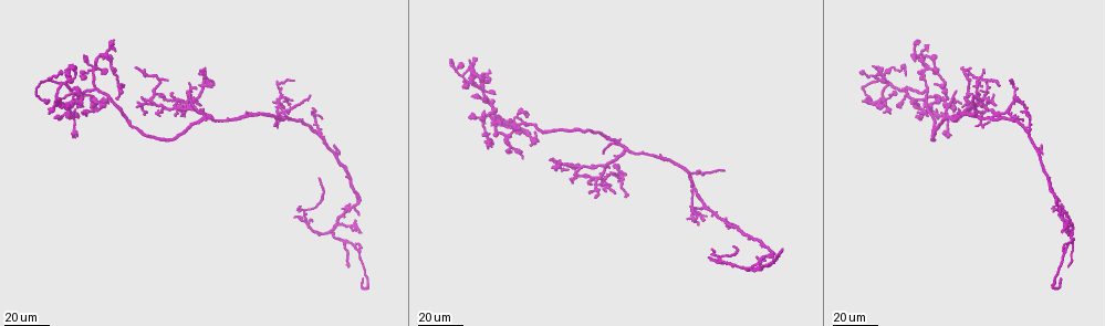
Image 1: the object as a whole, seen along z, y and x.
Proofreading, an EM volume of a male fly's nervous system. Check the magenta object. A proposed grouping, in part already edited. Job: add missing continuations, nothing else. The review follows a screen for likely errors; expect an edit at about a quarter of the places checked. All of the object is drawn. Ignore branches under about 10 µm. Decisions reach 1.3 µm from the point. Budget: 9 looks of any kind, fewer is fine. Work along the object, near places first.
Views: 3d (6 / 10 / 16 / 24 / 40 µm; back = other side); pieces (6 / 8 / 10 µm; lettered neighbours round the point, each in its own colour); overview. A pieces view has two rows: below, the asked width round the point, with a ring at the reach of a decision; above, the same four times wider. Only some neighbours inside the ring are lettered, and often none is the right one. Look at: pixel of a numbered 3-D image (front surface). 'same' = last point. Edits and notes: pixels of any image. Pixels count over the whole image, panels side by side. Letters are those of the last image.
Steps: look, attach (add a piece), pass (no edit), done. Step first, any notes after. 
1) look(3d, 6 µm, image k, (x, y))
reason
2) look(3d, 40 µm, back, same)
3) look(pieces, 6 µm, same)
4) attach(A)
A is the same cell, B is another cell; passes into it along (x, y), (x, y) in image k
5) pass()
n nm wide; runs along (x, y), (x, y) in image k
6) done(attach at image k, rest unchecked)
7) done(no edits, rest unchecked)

look(3d, 24 µm, image 1, (983, 112))
branch stops here

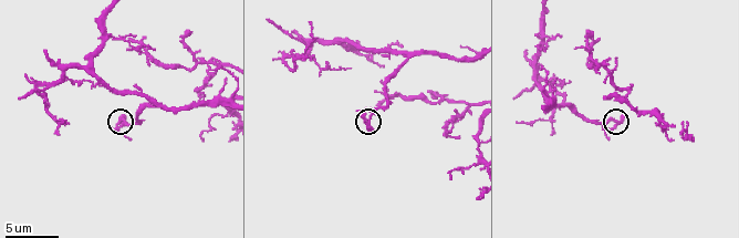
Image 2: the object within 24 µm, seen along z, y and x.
look(pieces, 10 µm, image 2, (624, 116))

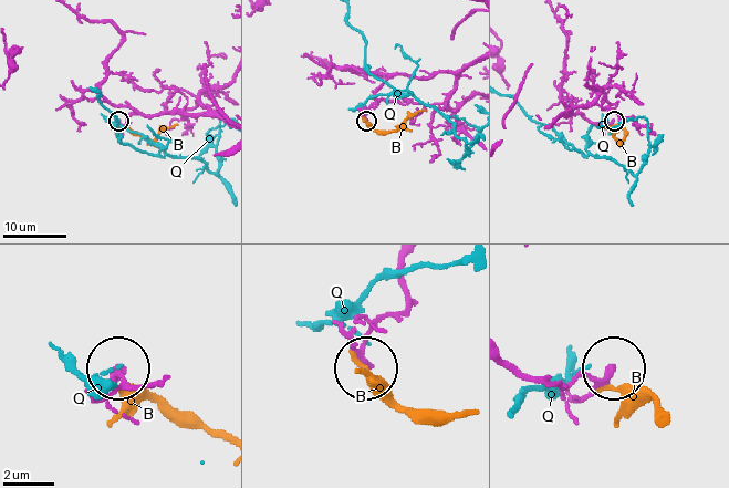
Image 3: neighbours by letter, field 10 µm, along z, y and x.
pass()
B and Q are other cells; none of them fits

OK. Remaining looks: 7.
look(pieces, 10 µm, image 2, (375, 104))
tapers out

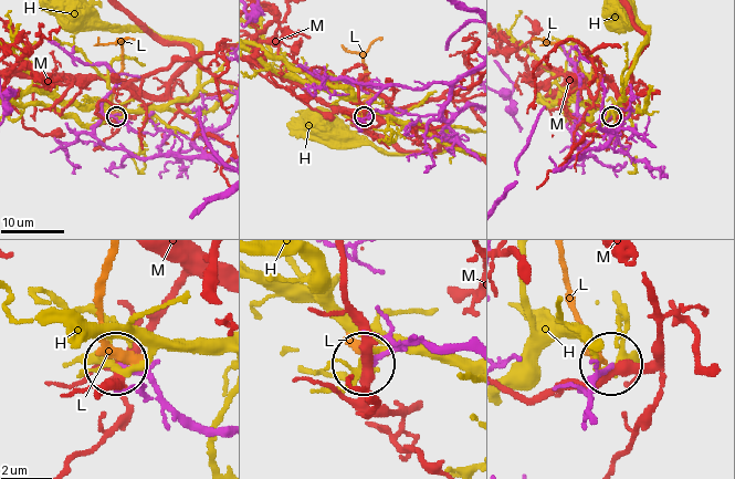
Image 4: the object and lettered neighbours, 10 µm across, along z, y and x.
pass()
H, L and M are other cells; runs along (450, 94), (448, 103), (434, 114), (373, 111), (364, 115) in image 4; no lettered piece goes on from it

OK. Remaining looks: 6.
look(3d, 6 µm, image 2, (587, 33))
branch stops here

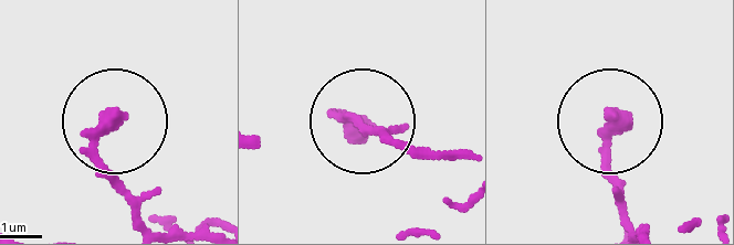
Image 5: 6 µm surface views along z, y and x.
look(pieces, 10 µm, image 5, (611, 114))

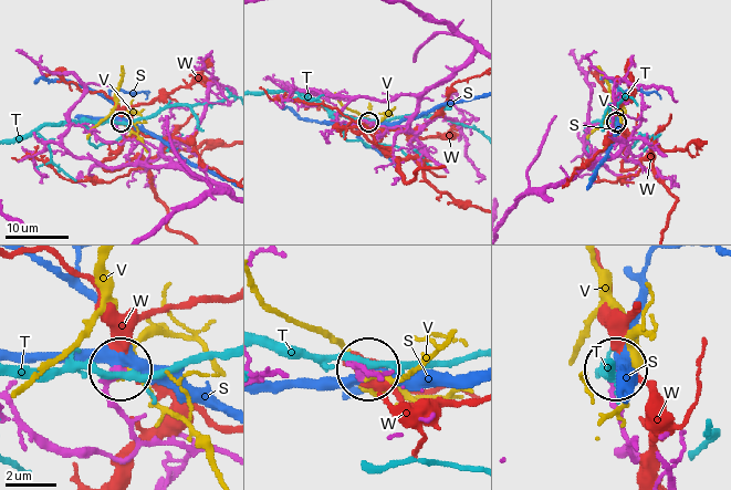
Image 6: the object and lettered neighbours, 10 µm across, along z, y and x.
pass()
S, T, V and W are other cells; runs along (220, 452), (144, 439), (108, 389), (116, 372) in image 6; no lettered piece goes on from it

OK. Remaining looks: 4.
look(3d, 24 µm, image 1, (604, 154))
free end

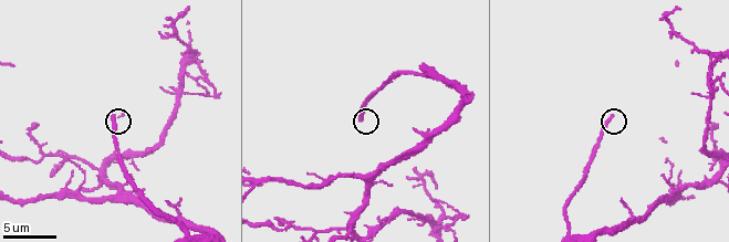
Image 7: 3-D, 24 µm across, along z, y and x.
look(3d, 10 µm, image 7, (611, 114))
closer look

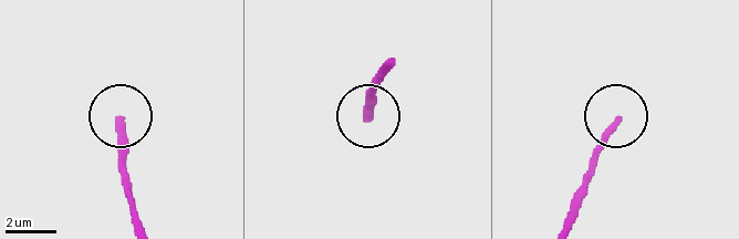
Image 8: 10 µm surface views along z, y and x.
look(pieces, 8 µm, image 8, (366, 118))

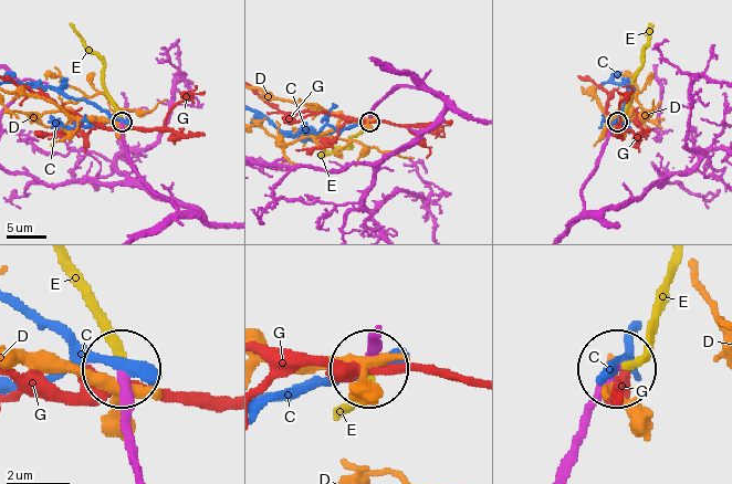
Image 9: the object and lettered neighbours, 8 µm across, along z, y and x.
attach(E)
E is the same cell, C, D and G are other cells; passes into it along (605, 140), (624, 114), (634, 74), (642, 62), (650, 23) in image 9; the cell continues

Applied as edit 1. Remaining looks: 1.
done(attach at image 9, rest unchecked)

